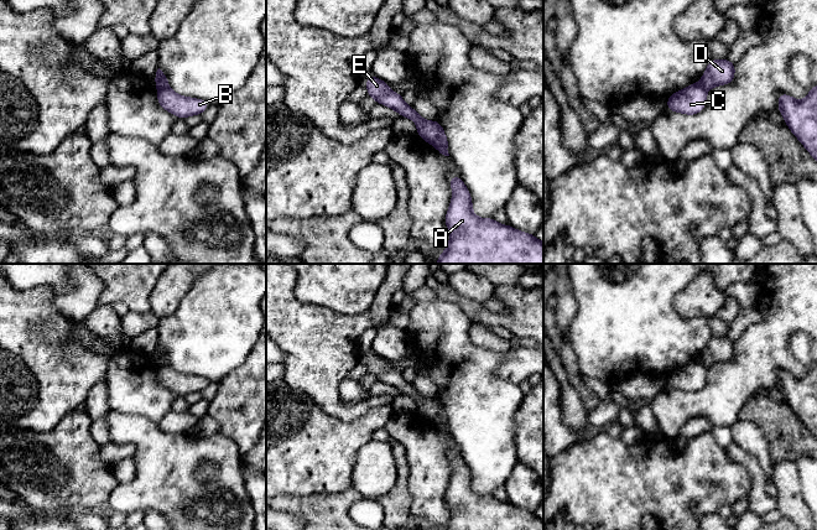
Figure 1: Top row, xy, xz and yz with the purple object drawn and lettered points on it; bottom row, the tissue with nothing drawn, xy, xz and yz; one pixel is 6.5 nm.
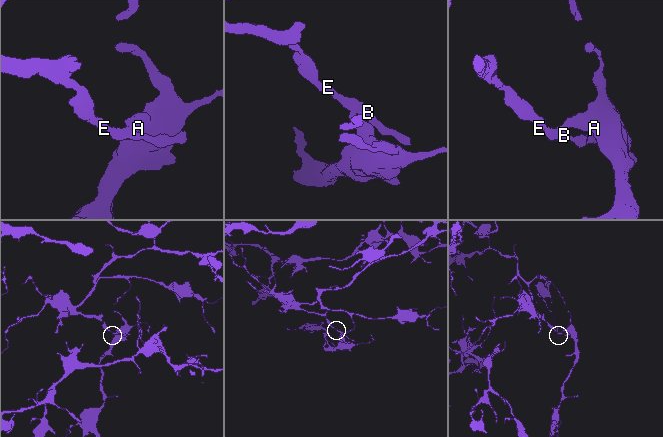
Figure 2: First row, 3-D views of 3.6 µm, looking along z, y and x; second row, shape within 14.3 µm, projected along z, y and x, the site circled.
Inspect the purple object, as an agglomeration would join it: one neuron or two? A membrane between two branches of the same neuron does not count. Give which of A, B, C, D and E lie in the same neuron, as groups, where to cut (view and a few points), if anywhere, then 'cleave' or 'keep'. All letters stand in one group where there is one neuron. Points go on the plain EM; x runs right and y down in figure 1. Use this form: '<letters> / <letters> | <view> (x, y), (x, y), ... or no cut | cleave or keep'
A D / B C E | xy (157, 363), (167, 364) | cleave

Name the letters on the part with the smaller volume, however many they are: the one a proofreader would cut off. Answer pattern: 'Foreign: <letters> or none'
Foreign: A, D

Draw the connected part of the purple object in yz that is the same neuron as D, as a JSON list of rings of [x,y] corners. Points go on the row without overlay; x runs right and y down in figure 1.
[[[712,336],[699,360],[706,368],[708,368],[717,363],[732,360],[734,358],[734,350],[735,350],[734,341],[725,336],[723,337]]]

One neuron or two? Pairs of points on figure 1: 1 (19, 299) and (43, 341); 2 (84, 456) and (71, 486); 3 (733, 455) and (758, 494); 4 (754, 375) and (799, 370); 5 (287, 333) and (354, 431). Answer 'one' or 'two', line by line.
1: one
2: one
3: one
4: one
5: two

